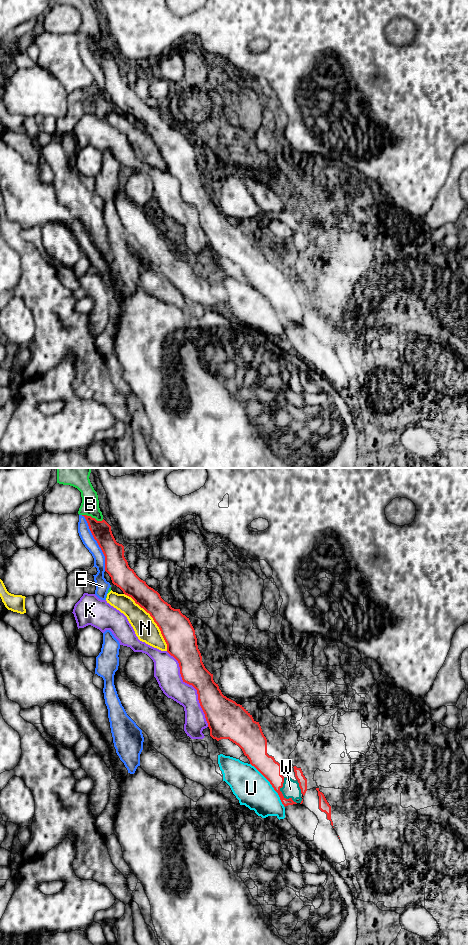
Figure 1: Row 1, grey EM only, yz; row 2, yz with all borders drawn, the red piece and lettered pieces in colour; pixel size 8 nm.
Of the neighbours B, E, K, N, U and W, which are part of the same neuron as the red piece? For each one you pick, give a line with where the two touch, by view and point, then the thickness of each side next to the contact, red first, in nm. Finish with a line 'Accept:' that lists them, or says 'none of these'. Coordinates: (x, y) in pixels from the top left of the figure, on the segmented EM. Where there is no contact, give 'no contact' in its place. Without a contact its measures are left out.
W: contact yz (281, 793); calibres 160 and 140 nm
Accept: W

